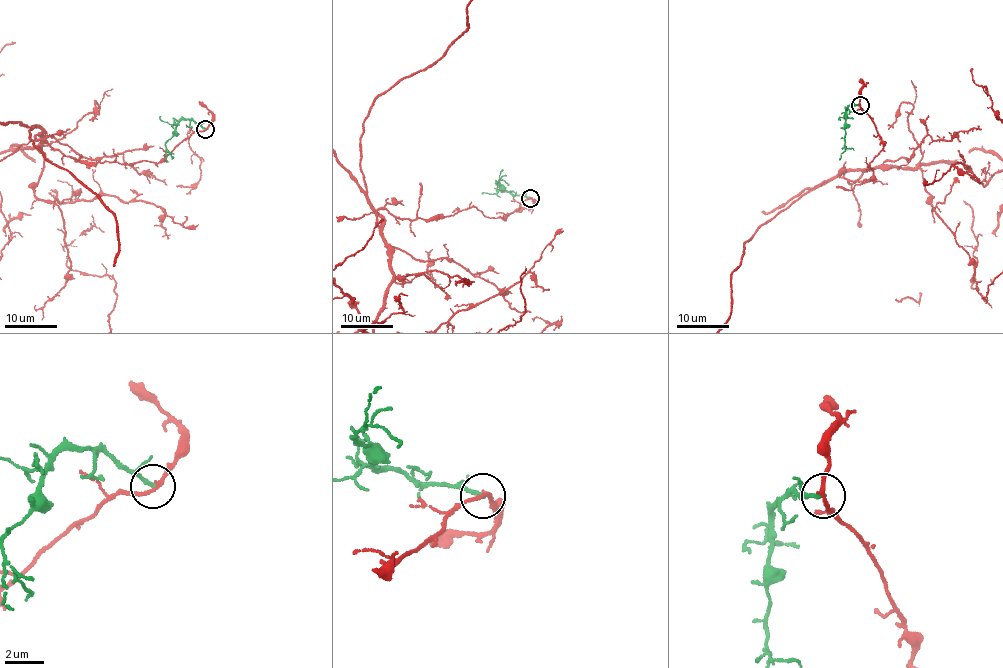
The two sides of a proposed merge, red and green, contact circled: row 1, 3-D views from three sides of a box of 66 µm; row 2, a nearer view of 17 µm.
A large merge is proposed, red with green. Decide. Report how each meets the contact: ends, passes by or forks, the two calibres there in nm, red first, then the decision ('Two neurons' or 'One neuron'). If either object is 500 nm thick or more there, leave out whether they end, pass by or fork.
At the ring red passes by. At the ring green ends. Thickness 190 nm (red) against 220 nm. Two neurons

